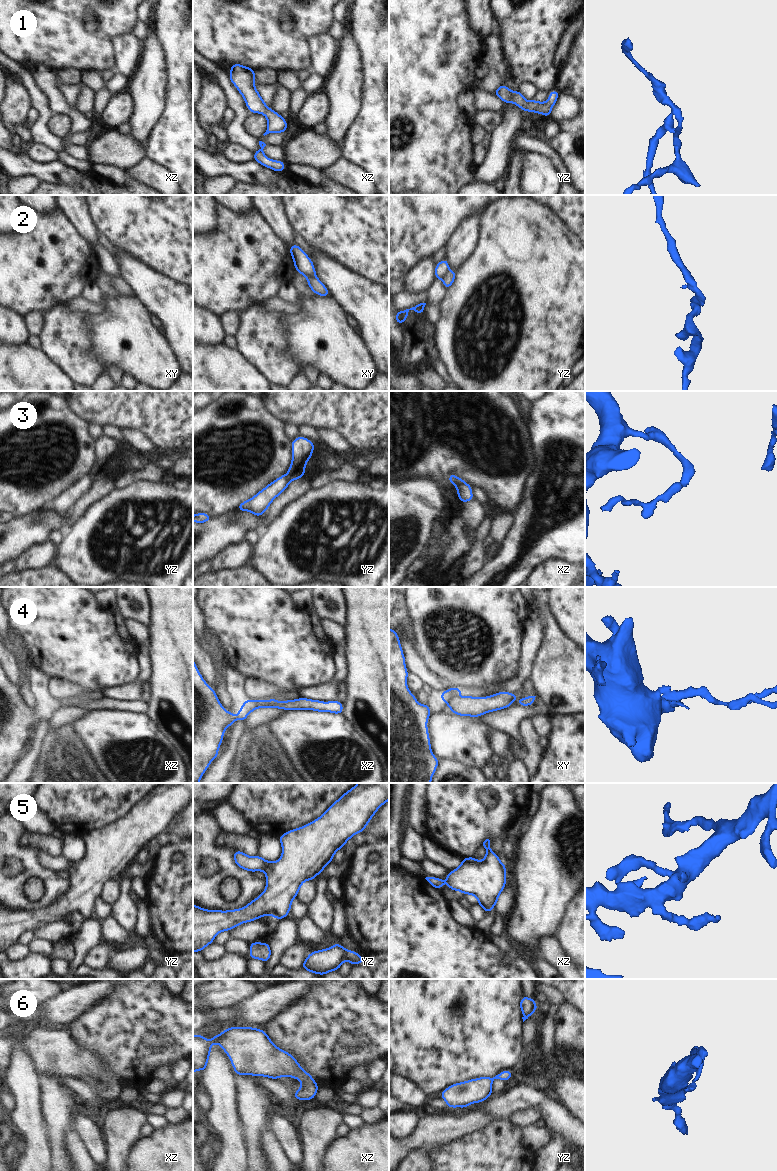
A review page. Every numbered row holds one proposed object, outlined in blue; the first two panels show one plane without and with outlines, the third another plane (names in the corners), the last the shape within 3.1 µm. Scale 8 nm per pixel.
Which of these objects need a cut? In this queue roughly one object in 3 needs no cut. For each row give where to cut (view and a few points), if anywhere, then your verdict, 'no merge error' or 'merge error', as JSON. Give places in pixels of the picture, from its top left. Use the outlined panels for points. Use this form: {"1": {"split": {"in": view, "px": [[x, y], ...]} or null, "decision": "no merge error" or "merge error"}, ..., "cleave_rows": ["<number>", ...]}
{"1": {"split": null, "decision": "no merge error"}, "2": {"split": {"in": "xy", "px": [[315, 275], [307, 277]]}, "decision": "merge error"}, "3": {"split": {"in": "xz", "px": [[465, 483], [456, 486]]}, "decision": "merge error"}, "4": {"split": {"in": "xy", "px": [[457, 695], [447, 702]]}, "decision": "merge error"}, "5": {"split": null, "decision": "no merge error"}, "6": {"split": null, "decision": "no merge error"}, "cleave_rows": ["2", "3", "4"]}

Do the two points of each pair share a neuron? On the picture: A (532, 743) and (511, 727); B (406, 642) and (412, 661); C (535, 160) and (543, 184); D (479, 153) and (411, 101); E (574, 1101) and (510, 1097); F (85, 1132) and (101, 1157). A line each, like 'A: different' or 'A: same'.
A: different
B: same
C: same
D: different
E: different
F: same

